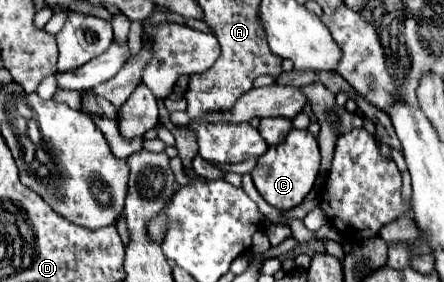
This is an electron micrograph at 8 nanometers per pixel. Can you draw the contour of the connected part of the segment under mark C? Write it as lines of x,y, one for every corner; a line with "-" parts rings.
292,129
282,143
268,147
268,151
262,157
258,157
258,163
252,171
252,181
268,205
276,207
278,211
288,211
300,205
302,199
310,193
318,175
318,167
320,151
316,137
310,131

